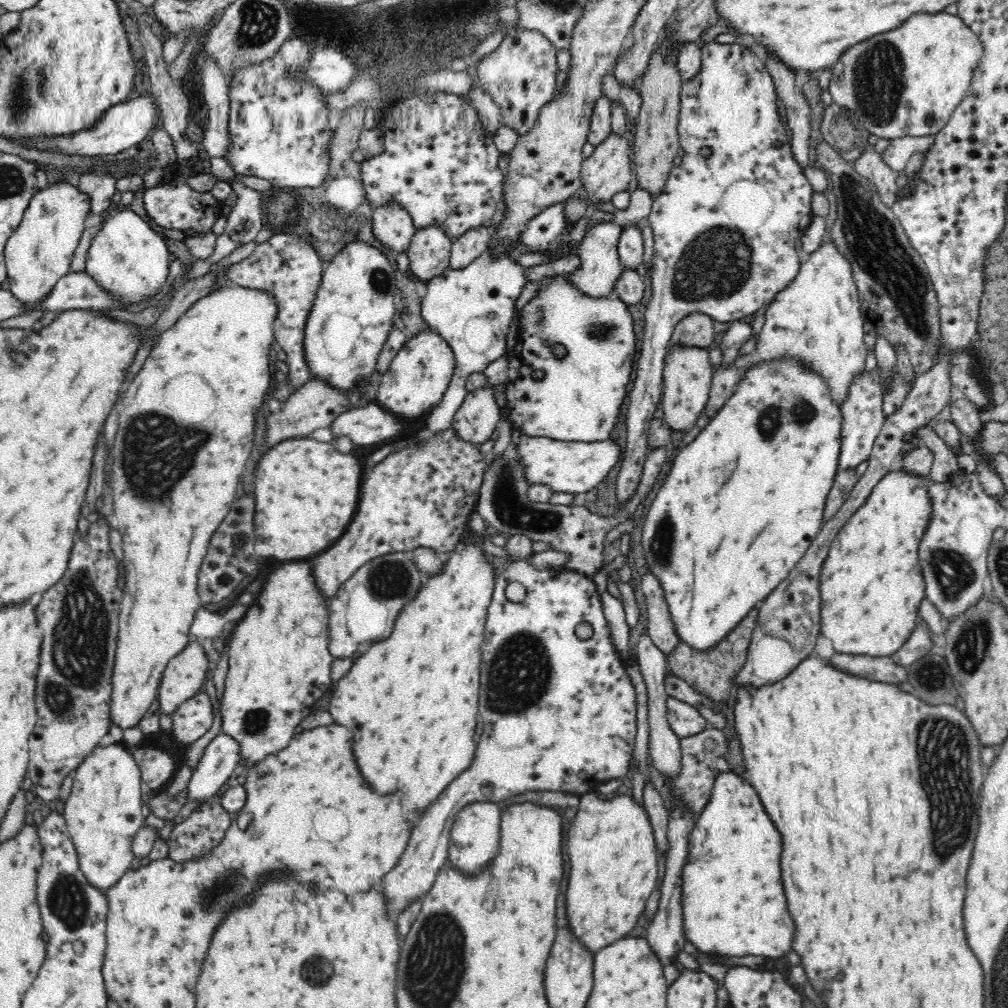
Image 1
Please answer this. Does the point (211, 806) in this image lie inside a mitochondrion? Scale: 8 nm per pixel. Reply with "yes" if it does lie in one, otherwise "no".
no

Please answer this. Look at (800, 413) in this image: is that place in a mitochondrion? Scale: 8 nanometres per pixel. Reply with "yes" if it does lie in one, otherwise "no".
yes

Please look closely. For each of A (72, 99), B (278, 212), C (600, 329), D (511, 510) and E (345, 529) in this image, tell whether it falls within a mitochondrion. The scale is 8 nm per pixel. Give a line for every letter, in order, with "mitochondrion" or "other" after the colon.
A: other
B: mitochondrion
C: mitochondrion
D: mitochondrion
E: other

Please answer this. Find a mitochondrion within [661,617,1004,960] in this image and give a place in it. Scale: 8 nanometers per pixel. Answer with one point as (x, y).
(946, 779)

